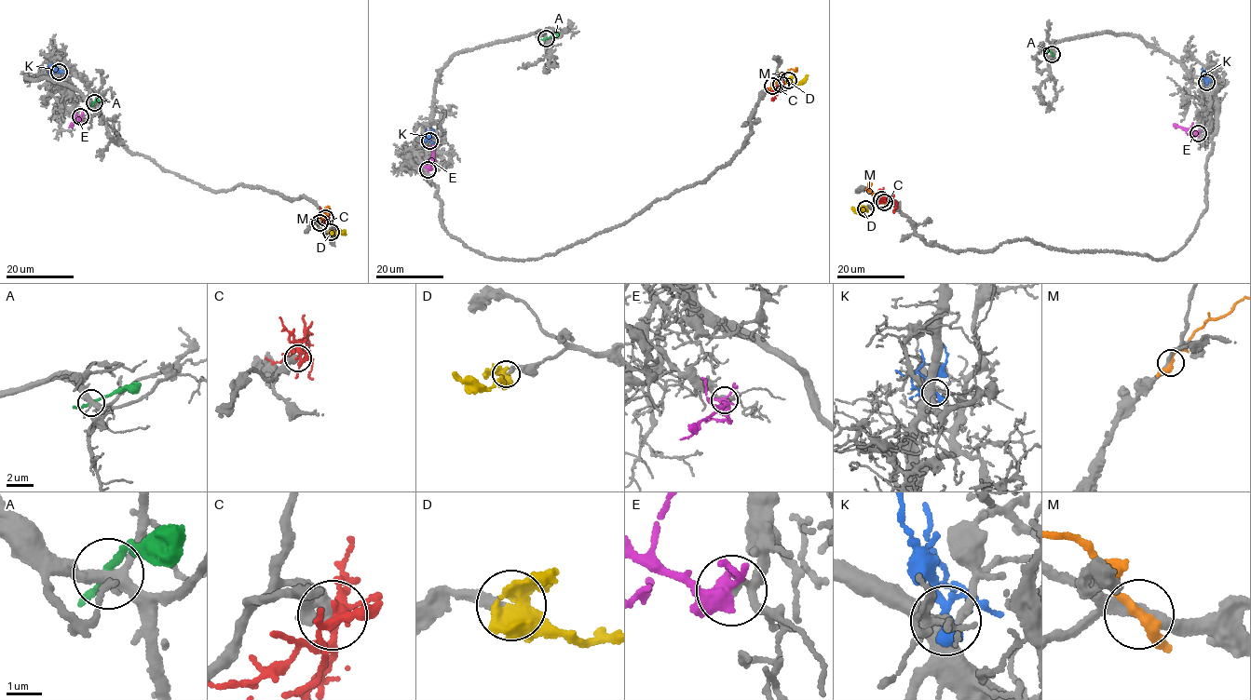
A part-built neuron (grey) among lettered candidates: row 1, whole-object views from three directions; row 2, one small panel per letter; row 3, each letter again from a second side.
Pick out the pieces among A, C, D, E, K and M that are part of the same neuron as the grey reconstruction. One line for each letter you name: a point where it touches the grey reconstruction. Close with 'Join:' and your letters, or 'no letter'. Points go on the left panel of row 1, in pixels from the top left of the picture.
D: meets grey at (331, 232)
Join: D

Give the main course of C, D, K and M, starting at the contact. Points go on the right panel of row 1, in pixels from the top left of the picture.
C: (881, 199), (883, 196), (895, 202), (893, 212)
D: (865, 208), (859, 211), (852, 208)
K: (1205, 82), (1201, 68)
M: (884, 202), (867, 188), (867, 185), (871, 185)

